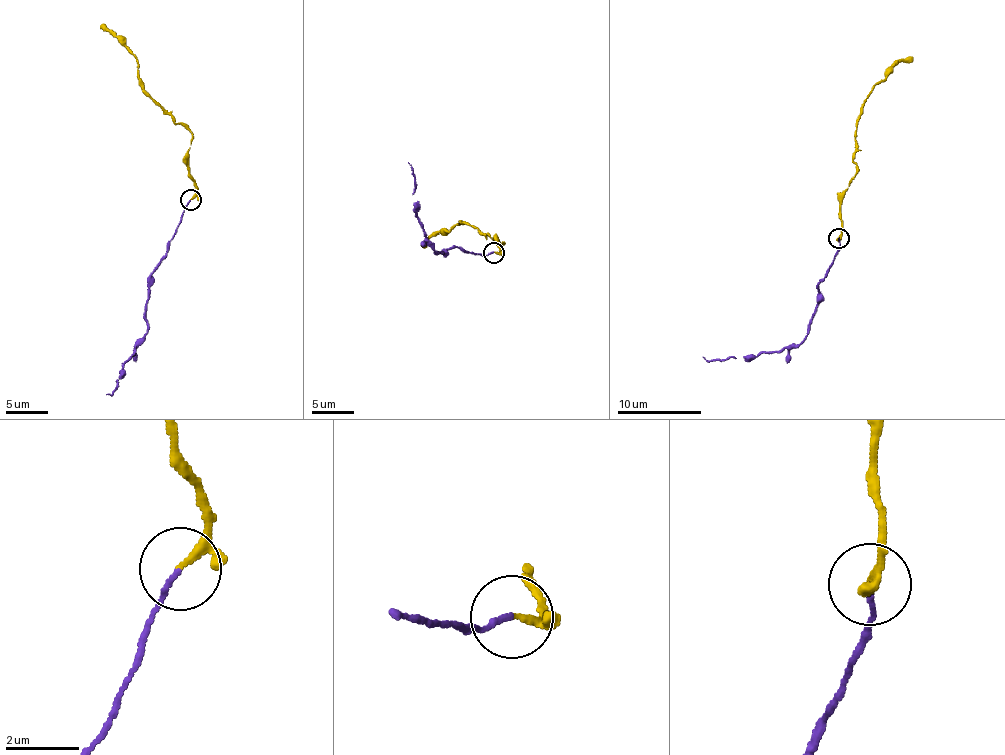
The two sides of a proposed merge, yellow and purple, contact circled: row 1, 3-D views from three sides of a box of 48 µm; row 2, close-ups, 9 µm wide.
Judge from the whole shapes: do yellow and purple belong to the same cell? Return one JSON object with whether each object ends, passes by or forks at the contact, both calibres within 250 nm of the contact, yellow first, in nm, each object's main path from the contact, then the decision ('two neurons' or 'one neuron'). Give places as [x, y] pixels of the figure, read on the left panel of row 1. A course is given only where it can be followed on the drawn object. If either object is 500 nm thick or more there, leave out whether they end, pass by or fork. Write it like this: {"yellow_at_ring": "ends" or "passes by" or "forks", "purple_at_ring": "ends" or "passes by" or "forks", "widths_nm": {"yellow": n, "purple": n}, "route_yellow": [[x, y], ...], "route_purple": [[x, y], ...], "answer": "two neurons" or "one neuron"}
{"yellow_at_ring": "passes by", "purple_at_ring": "ends", "widths_nm": {"yellow": 140, "purple": 120}, "route_yellow": [[189, 200], [196, 191], [188, 156], [192, 136], [146, 91], [137, 62], [125, 44], [112, 35], [102, 23]], "route_purple": [[189, 200], [168, 251], [152, 273], [147, 302], [148, 327], [118, 377], [115, 390], [107, 394]], "answer": "one neuron"}

